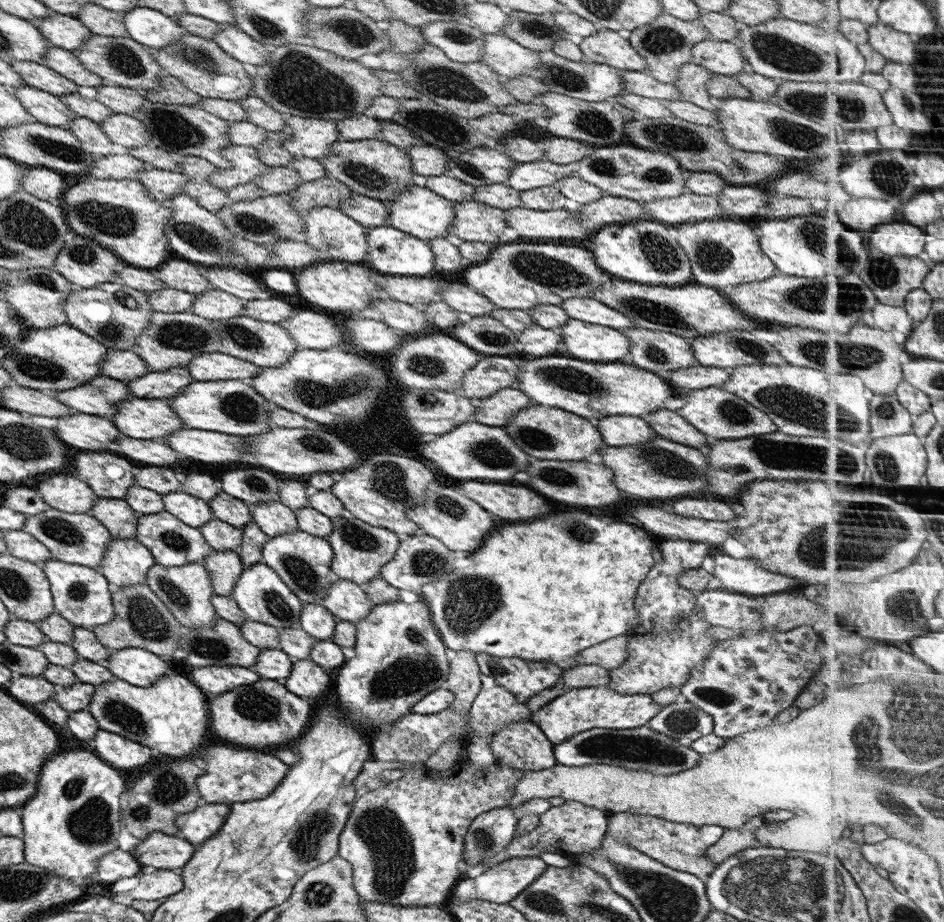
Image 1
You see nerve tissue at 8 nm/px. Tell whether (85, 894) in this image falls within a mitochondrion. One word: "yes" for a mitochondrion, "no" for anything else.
no

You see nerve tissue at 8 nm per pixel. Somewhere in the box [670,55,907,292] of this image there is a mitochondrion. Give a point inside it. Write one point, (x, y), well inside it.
(850, 110)

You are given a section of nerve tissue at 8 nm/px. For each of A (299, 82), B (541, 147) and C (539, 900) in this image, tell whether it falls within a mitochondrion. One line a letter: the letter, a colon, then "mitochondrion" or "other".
A: mitochondrion
B: other
C: mitochondrion

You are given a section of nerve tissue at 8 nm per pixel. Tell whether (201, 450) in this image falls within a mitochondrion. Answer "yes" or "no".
no

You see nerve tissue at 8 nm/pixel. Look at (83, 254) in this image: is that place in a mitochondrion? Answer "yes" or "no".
yes

